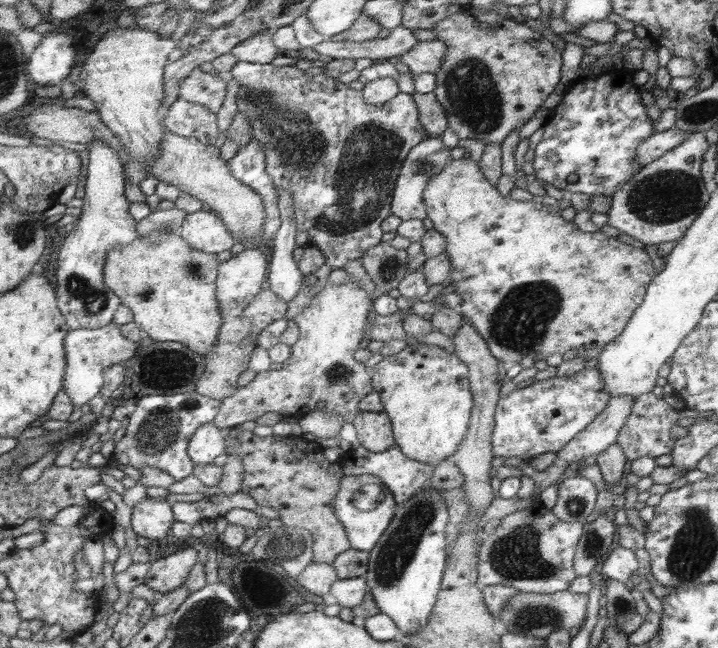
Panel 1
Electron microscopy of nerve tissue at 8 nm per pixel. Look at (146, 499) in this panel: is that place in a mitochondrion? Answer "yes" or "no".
no

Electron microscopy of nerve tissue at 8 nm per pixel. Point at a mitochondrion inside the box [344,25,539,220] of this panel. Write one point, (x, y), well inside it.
(472, 96)

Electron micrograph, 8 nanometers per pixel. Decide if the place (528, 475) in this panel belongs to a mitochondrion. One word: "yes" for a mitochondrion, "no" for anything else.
no

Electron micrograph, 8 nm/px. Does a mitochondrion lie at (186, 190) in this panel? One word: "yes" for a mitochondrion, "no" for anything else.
no

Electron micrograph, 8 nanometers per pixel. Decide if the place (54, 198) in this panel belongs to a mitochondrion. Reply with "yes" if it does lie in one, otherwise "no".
no

